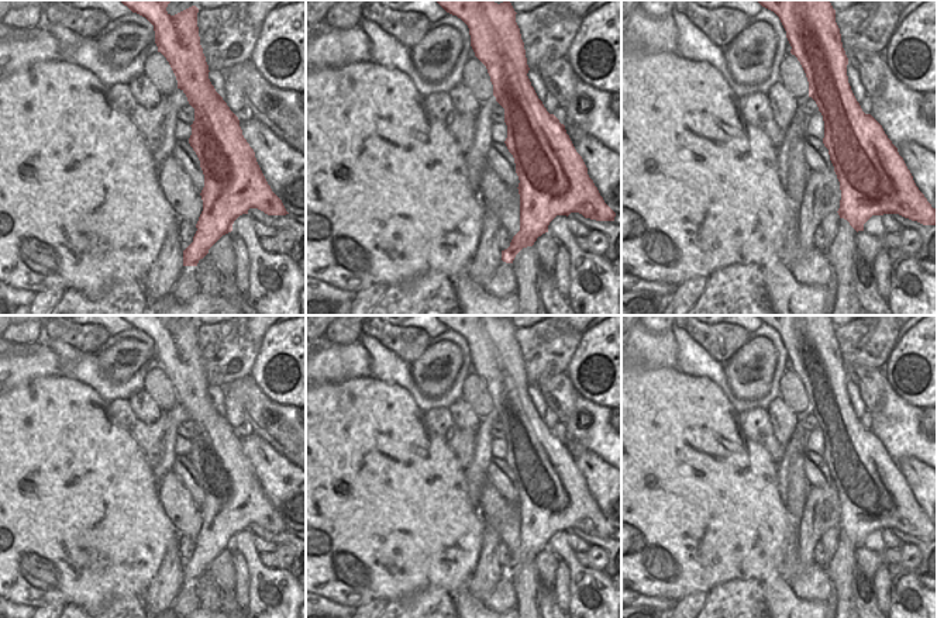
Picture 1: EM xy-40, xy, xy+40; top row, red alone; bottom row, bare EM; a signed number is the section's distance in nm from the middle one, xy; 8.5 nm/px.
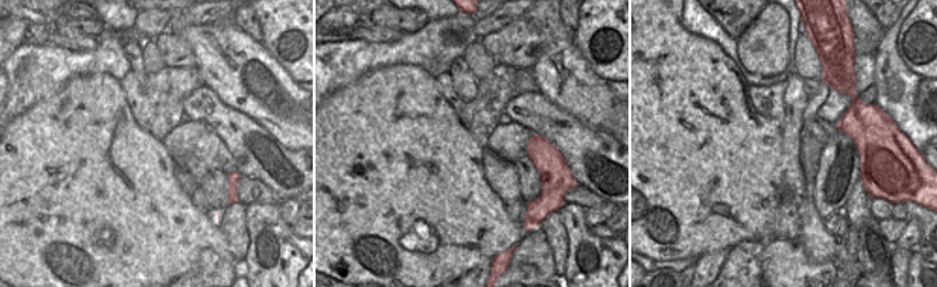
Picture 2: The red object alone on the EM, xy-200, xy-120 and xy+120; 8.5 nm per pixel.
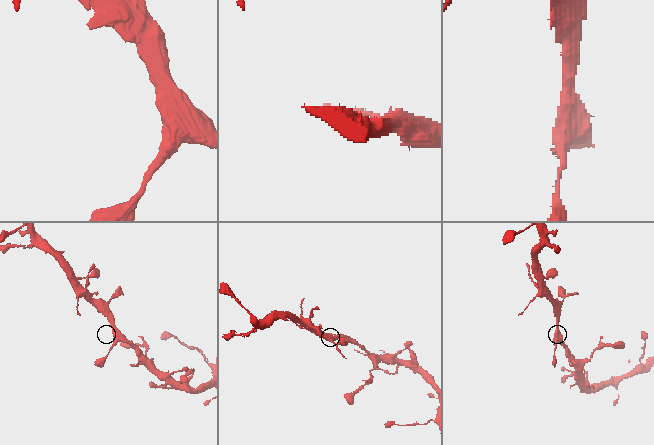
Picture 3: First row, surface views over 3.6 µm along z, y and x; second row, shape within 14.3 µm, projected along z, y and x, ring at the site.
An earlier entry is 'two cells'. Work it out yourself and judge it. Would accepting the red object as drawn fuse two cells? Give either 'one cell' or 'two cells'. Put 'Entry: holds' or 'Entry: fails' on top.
Entry: fails
one cell

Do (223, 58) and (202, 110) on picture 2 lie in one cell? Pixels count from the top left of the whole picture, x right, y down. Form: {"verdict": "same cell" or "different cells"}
{"verdict": "different cells"}

